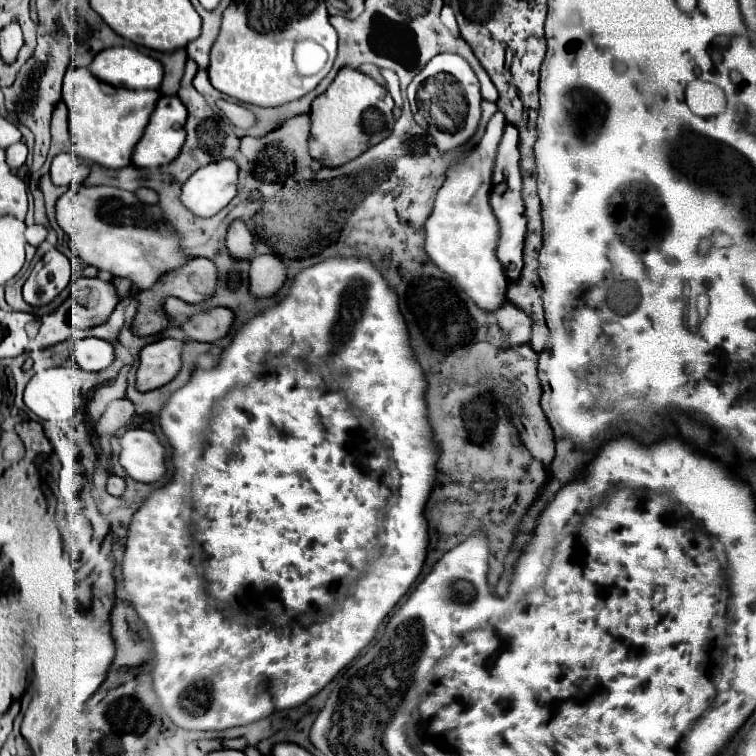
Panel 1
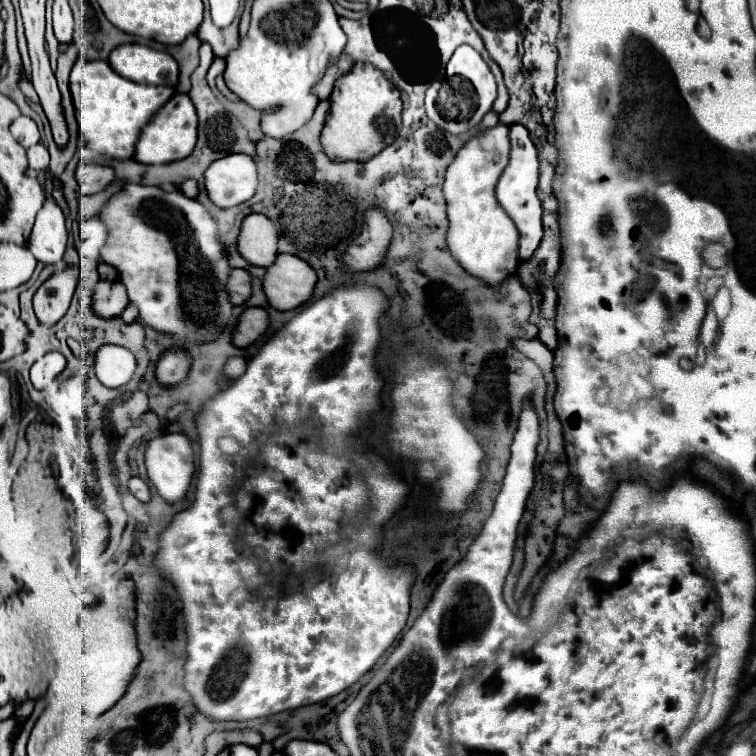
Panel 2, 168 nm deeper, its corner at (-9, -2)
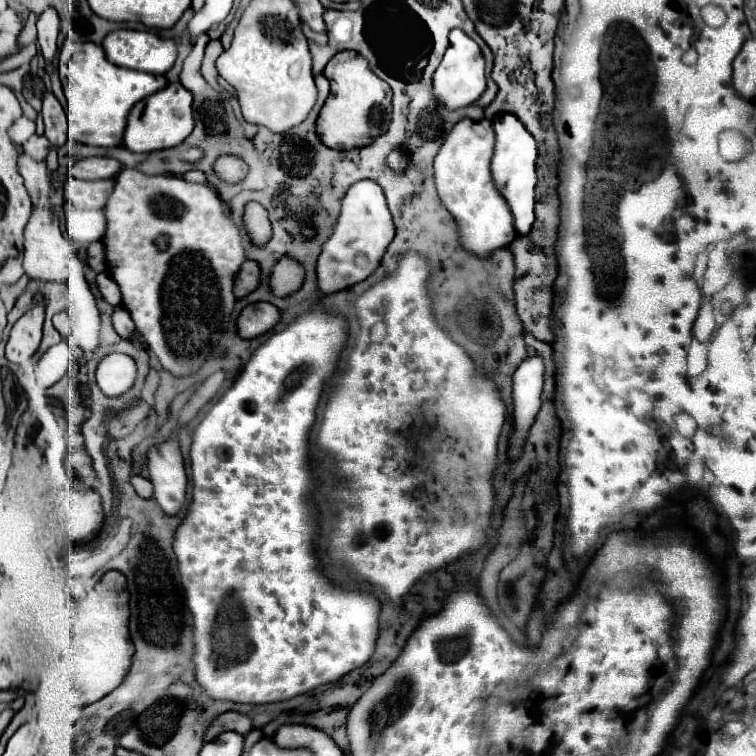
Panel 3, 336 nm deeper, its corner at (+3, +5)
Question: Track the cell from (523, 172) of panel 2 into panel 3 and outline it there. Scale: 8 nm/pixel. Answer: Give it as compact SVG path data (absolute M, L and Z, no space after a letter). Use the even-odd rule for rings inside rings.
M498 114L494 120L496 146L492 156L492 178L498 192L506 198L510 212L514 216L514 228L518 236L530 232L534 222L534 186L536 186L536 142L532 134L524 128L524 124L514 114Z

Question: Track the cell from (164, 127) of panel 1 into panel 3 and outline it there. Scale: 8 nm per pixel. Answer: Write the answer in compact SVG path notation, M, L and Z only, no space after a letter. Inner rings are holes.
M168 84L164 90L140 100L128 114L126 132L124 132L124 146L132 152L156 152L166 150L182 144L186 136L192 132L192 94L180 84Z

